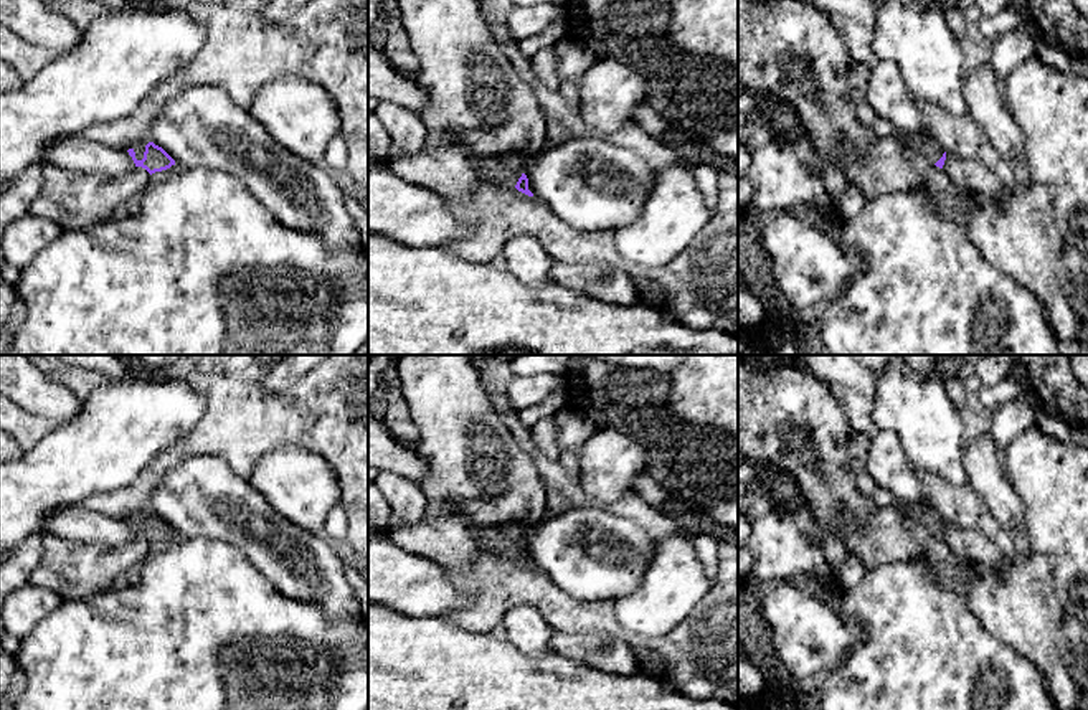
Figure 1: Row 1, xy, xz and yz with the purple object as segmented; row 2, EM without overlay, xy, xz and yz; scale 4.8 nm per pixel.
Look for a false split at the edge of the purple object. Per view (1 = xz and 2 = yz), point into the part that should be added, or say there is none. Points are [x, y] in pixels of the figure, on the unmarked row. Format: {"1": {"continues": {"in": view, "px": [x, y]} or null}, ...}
{"1": {"continues": {"in": "xz", "px": [507, 539]}}, "2": {"continues": {"in": "yz", "px": [925, 514]}}}

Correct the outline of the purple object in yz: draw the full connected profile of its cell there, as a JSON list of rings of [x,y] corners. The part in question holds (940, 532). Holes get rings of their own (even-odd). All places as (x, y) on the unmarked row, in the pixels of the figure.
[[[901,504],[898,507],[906,517],[926,525],[931,530],[931,533],[943,538],[946,522],[930,504]]]

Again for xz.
[[[517,523],[475,530],[475,535],[485,548],[515,556],[518,561],[533,566],[528,560],[528,548],[523,543],[523,532]]]

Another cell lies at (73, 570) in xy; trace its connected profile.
[[[48,532],[41,540],[43,555],[28,583],[54,591],[63,601],[111,589],[121,573],[149,558],[150,548],[142,537],[121,547],[69,542]]]

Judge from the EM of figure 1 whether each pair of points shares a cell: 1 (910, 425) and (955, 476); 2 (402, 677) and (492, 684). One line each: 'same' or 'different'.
1: same
2: same

